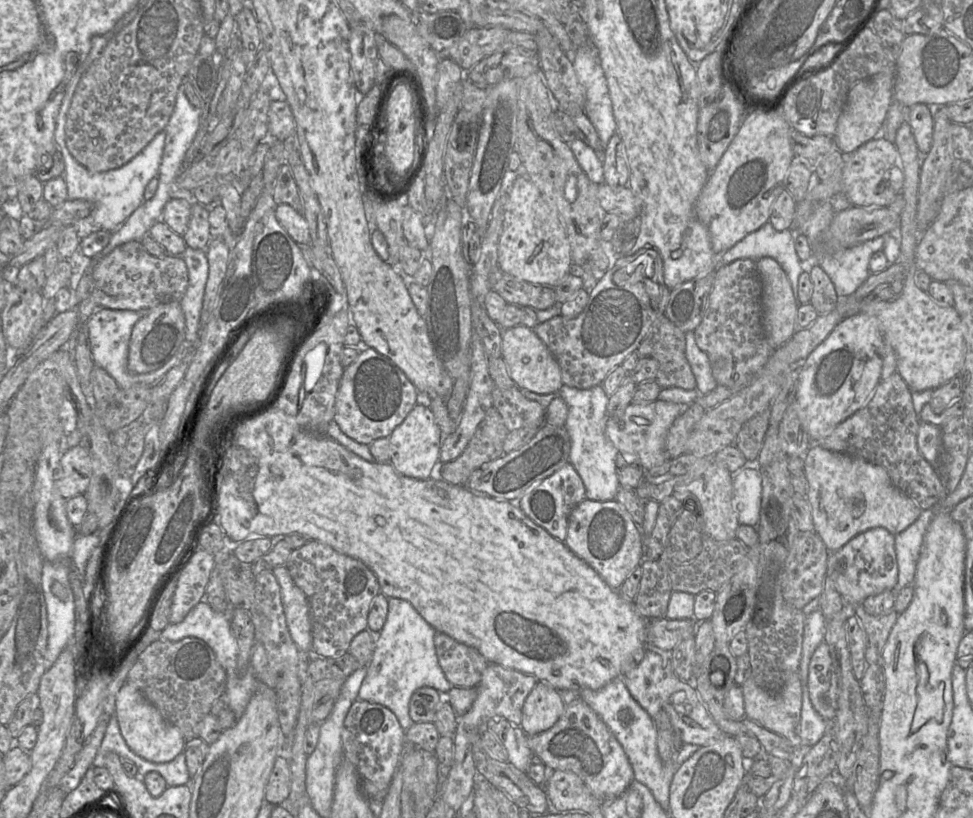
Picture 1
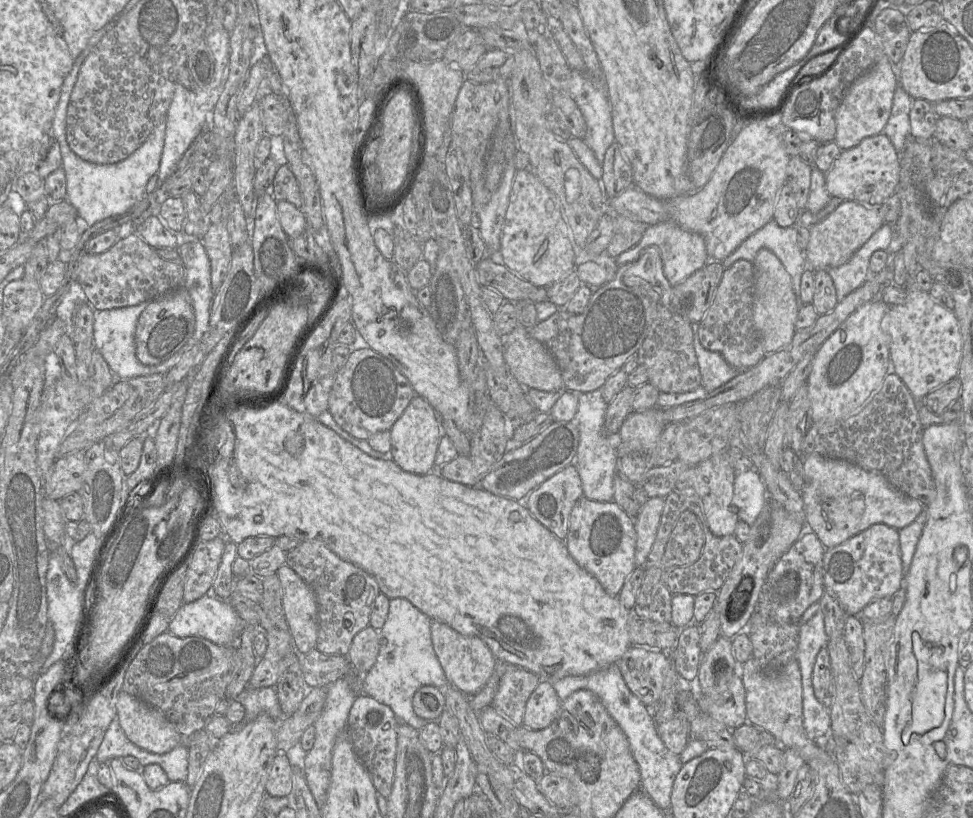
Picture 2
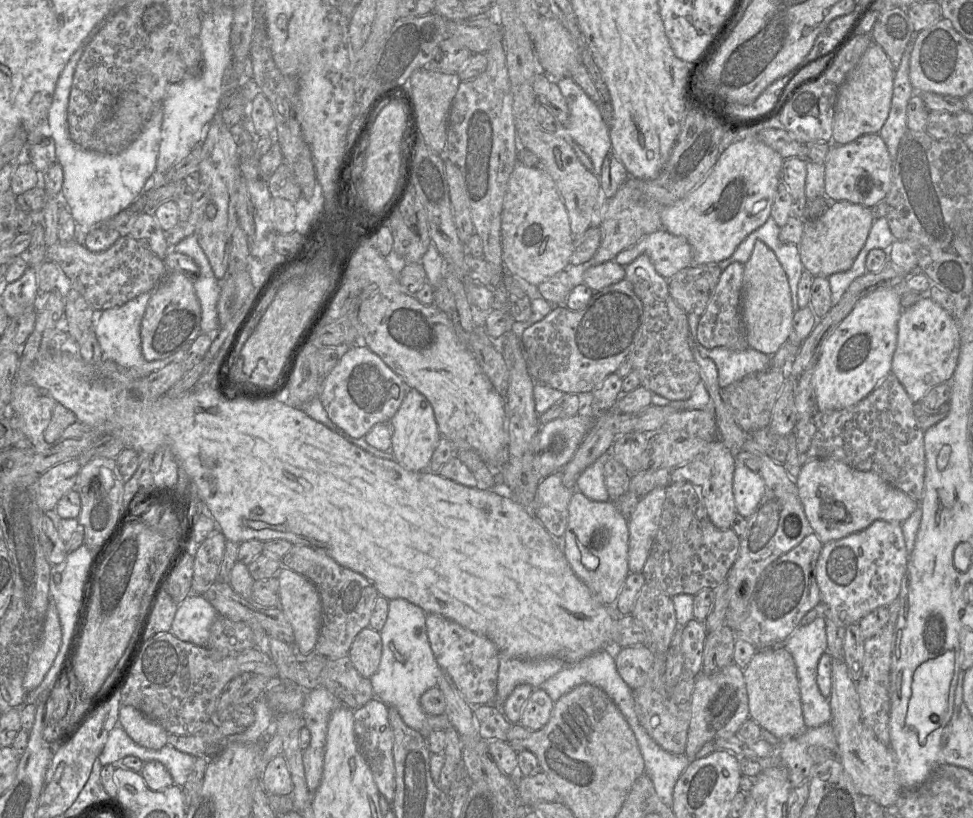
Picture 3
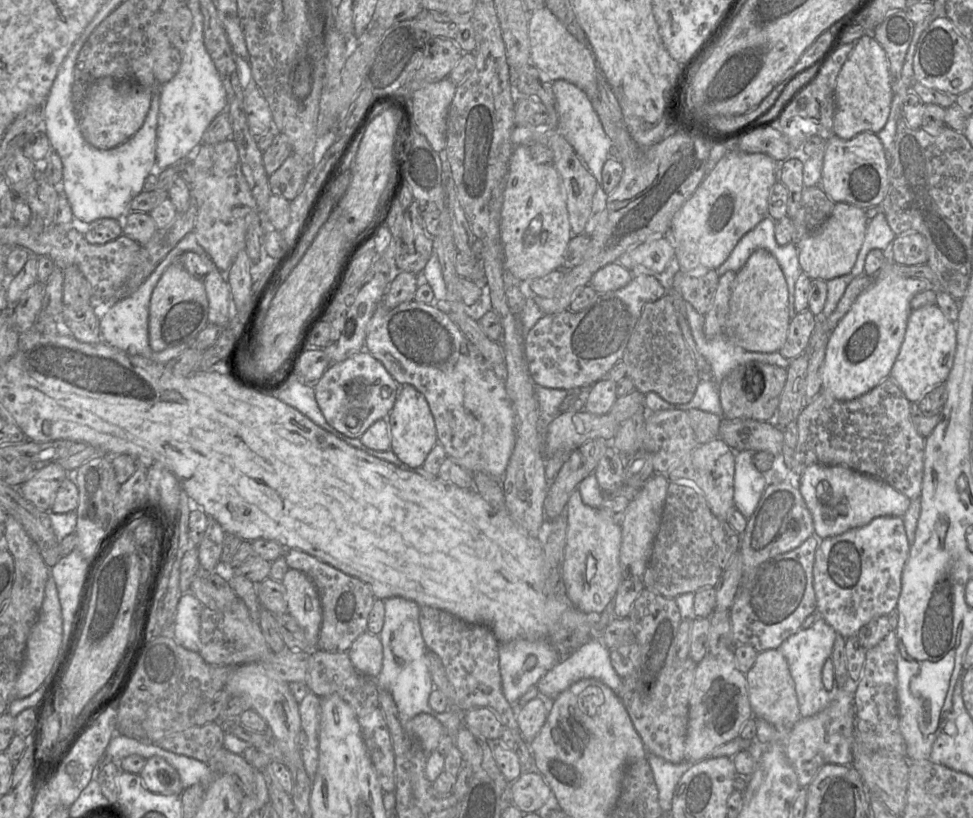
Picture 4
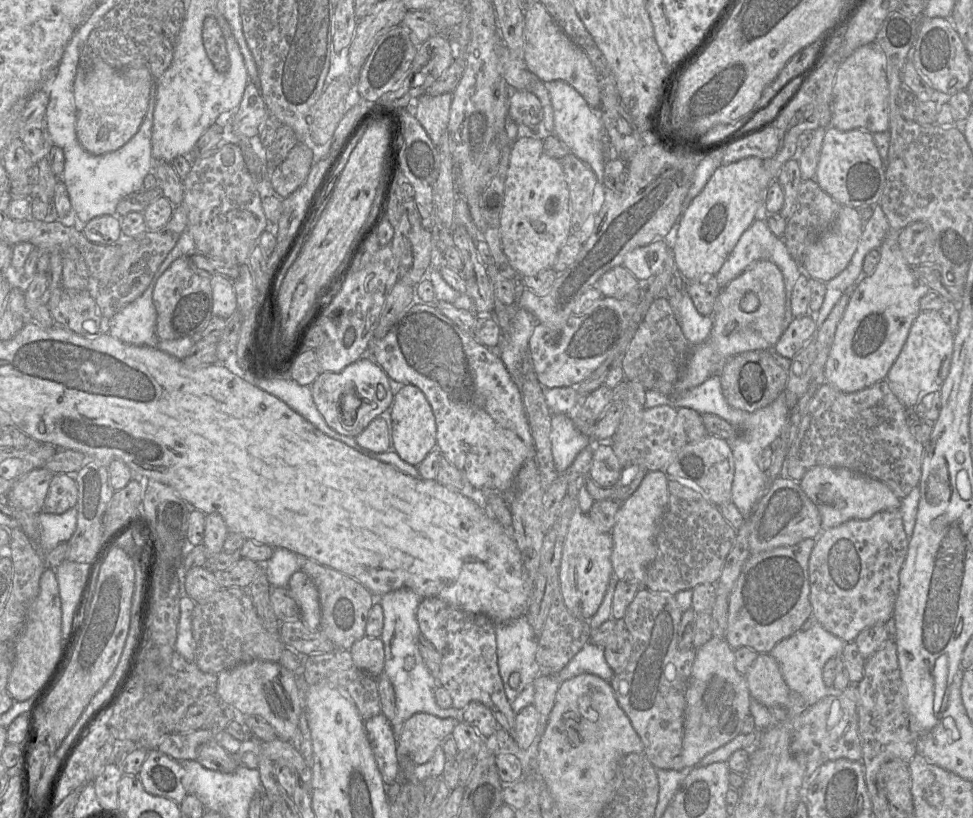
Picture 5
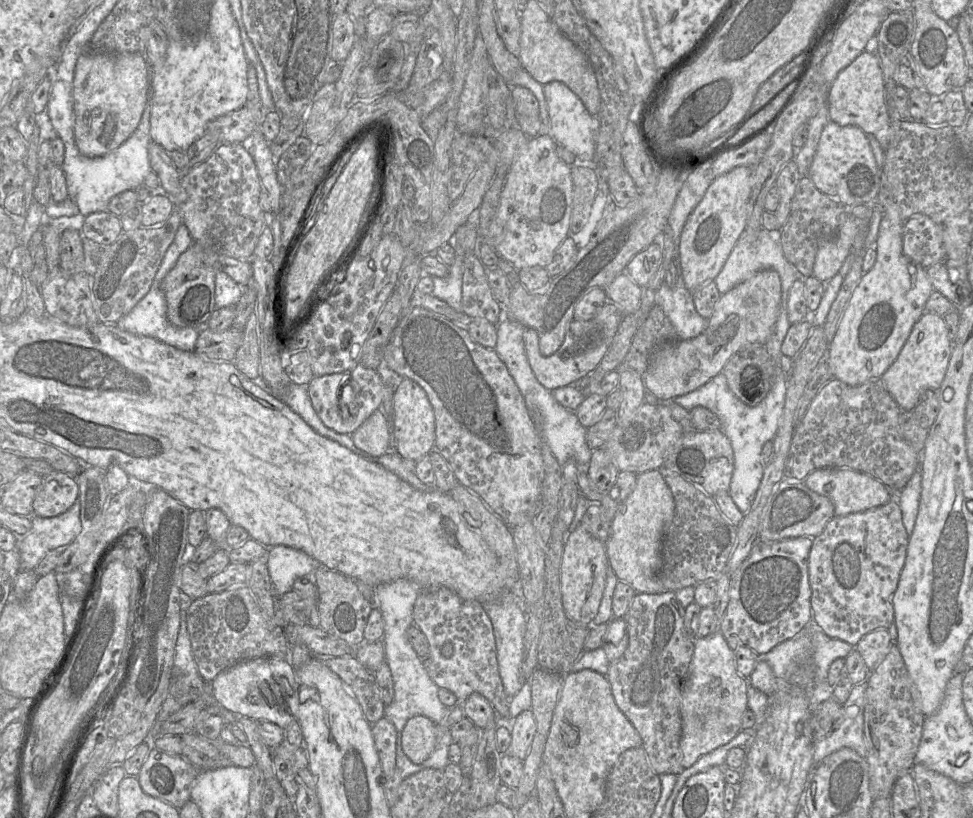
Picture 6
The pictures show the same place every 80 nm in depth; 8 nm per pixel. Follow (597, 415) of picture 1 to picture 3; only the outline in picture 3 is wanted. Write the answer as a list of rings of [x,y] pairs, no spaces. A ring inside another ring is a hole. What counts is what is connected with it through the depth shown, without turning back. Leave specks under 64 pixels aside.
[[[606,452],[589,465],[578,477],[576,490],[579,490],[584,496],[593,501],[605,502],[609,500],[609,494],[604,482],[604,465],[610,457],[610,452]]]

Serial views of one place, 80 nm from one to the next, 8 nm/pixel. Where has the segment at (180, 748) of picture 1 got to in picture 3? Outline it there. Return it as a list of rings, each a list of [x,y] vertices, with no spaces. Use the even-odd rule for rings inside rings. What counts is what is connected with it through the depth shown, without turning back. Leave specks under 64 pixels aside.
[[[121,705],[118,724],[138,745],[159,750],[168,744],[168,732],[133,706]]]

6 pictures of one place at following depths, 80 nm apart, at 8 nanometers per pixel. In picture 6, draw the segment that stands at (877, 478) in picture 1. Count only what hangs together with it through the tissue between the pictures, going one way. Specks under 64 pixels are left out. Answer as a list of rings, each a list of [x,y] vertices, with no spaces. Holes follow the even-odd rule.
[[[823,468],[815,470],[807,476],[804,483],[813,492],[828,497],[832,501],[834,514],[837,517],[885,505],[894,497],[894,493],[879,480],[868,474],[847,468]]]

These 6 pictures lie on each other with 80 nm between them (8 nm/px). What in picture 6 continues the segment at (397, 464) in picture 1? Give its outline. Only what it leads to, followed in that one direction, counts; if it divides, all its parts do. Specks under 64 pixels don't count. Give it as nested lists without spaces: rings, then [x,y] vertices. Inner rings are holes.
[[[399,378],[392,407],[391,434],[401,457],[417,462],[435,448],[435,414],[424,389],[409,378]]]

